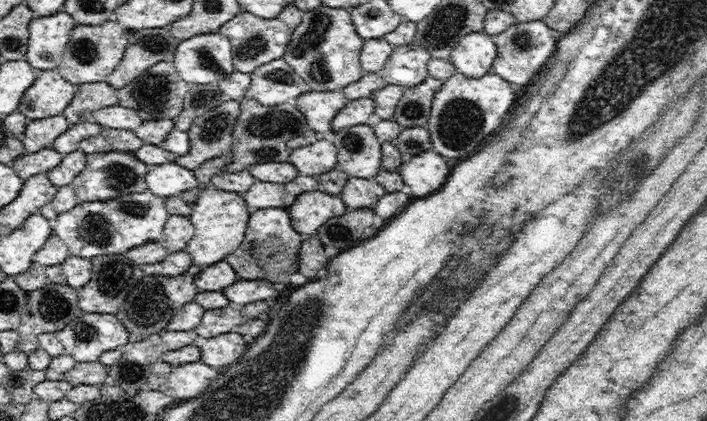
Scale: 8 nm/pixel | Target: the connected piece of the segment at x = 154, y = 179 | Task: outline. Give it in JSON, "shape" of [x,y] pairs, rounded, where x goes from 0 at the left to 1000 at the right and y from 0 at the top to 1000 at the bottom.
{"shape":[[[233,385],[207,411],[208,447],[221,466],[243,466],[279,442],[274,406],[248,385]]]}

